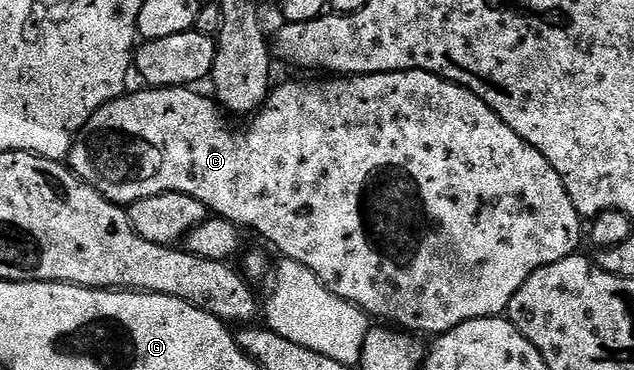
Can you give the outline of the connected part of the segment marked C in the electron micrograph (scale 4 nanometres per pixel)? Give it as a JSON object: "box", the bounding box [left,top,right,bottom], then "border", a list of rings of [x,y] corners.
{"box":[67,71,583,337],"border":[[[396,71],[395,73],[379,73],[378,75],[355,75],[352,77],[337,77],[332,81],[334,83],[285,83],[282,87],[274,86],[267,102],[260,111],[252,116],[251,122],[253,124],[242,135],[236,135],[225,124],[226,112],[210,96],[209,100],[207,96],[200,95],[197,92],[200,90],[193,87],[150,87],[148,89],[140,89],[141,91],[135,92],[134,95],[126,93],[119,99],[112,99],[90,117],[87,125],[81,130],[81,134],[73,141],[73,147],[69,150],[67,166],[82,181],[94,187],[99,194],[110,199],[112,203],[128,205],[139,201],[143,197],[155,197],[168,191],[183,193],[187,197],[195,197],[214,216],[236,223],[242,229],[250,227],[251,230],[258,231],[267,242],[274,243],[282,251],[280,254],[284,258],[291,261],[299,261],[299,265],[307,265],[307,269],[311,269],[311,273],[315,273],[319,277],[321,284],[327,289],[331,289],[331,293],[351,301],[374,320],[386,319],[389,322],[386,324],[392,325],[394,328],[404,329],[409,333],[420,333],[422,336],[429,335],[428,337],[444,335],[446,331],[455,329],[467,321],[504,316],[508,312],[511,297],[515,297],[515,293],[519,293],[519,289],[525,284],[527,277],[531,277],[531,273],[535,273],[555,261],[563,261],[568,255],[574,254],[580,248],[577,246],[581,243],[581,235],[583,239],[583,220],[581,214],[575,209],[575,205],[571,205],[571,197],[567,197],[567,189],[563,189],[563,181],[559,177],[559,173],[555,173],[555,169],[551,169],[547,157],[543,157],[543,153],[539,153],[539,149],[527,145],[527,141],[523,141],[523,137],[519,137],[519,133],[515,133],[515,129],[511,129],[511,125],[507,125],[501,120],[484,101],[479,97],[475,97],[475,93],[471,93],[443,77],[432,75],[426,71]]]}

